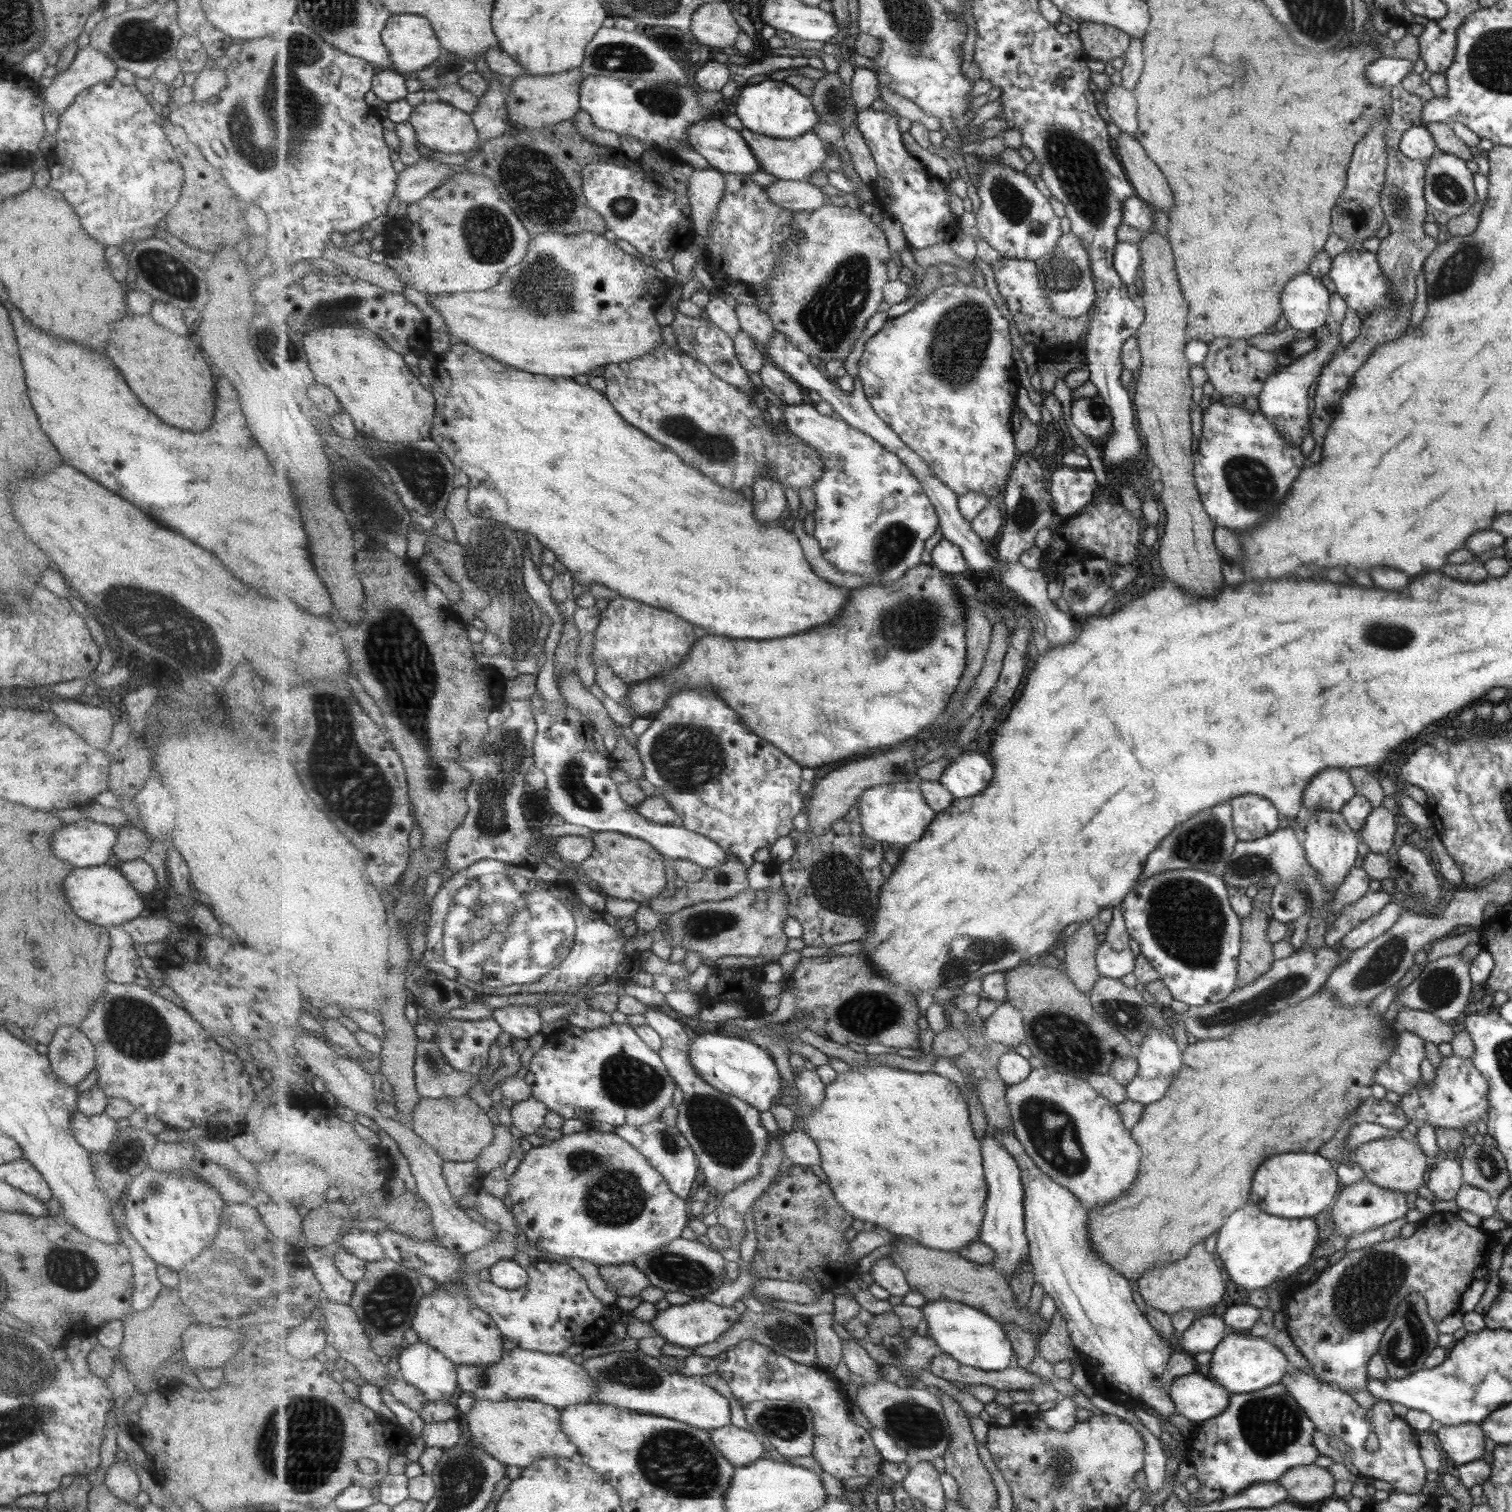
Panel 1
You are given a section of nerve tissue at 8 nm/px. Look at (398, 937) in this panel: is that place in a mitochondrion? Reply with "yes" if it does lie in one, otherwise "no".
no

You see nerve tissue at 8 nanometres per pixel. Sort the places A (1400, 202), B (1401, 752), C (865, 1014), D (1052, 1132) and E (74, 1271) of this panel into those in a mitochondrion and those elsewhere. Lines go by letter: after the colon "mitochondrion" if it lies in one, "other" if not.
A: mitochondrion
B: other
C: mitochondrion
D: mitochondrion
E: mitochondrion

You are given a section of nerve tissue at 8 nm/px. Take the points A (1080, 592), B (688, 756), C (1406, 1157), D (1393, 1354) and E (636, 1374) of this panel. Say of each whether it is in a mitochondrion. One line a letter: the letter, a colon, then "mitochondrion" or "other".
A: mitochondrion
B: mitochondrion
C: other
D: mitochondrion
E: mitochondrion

